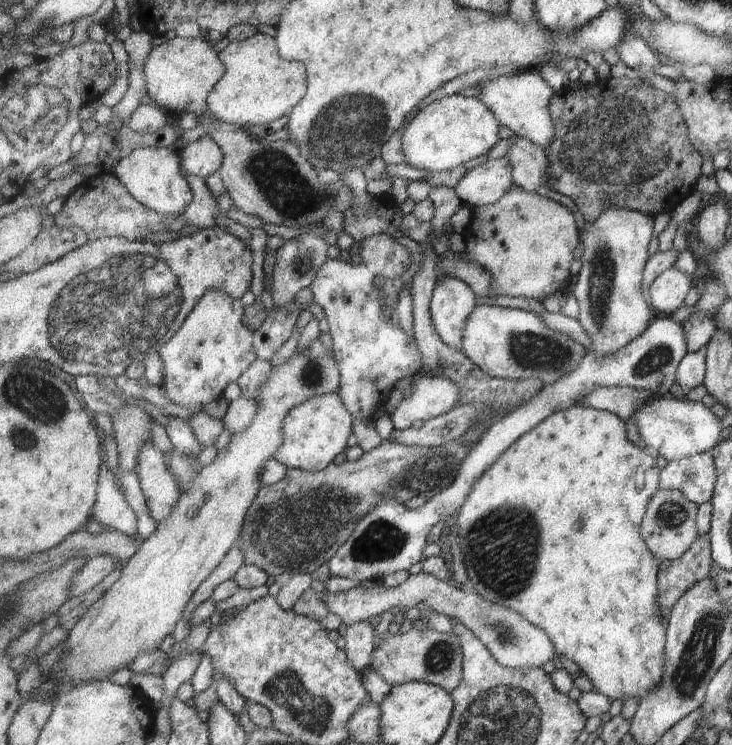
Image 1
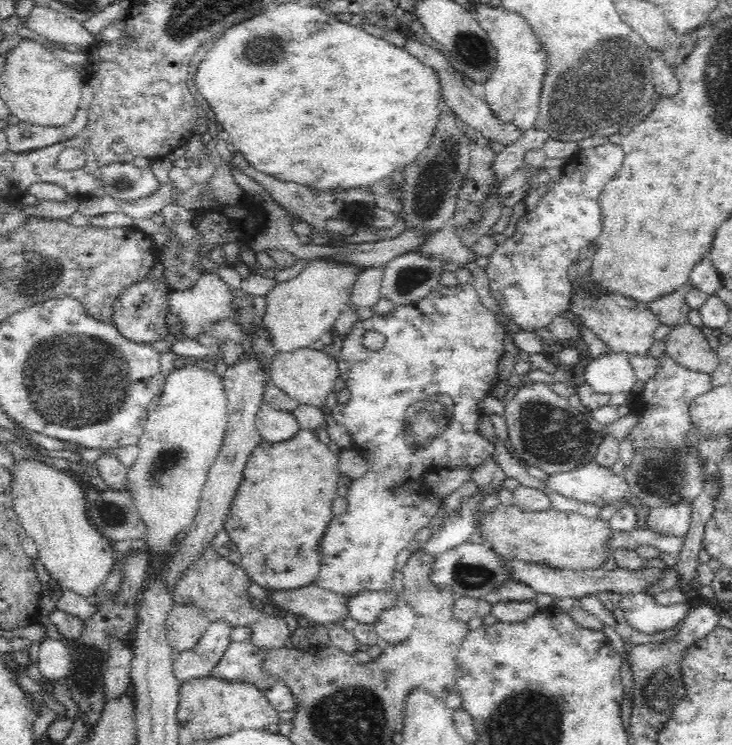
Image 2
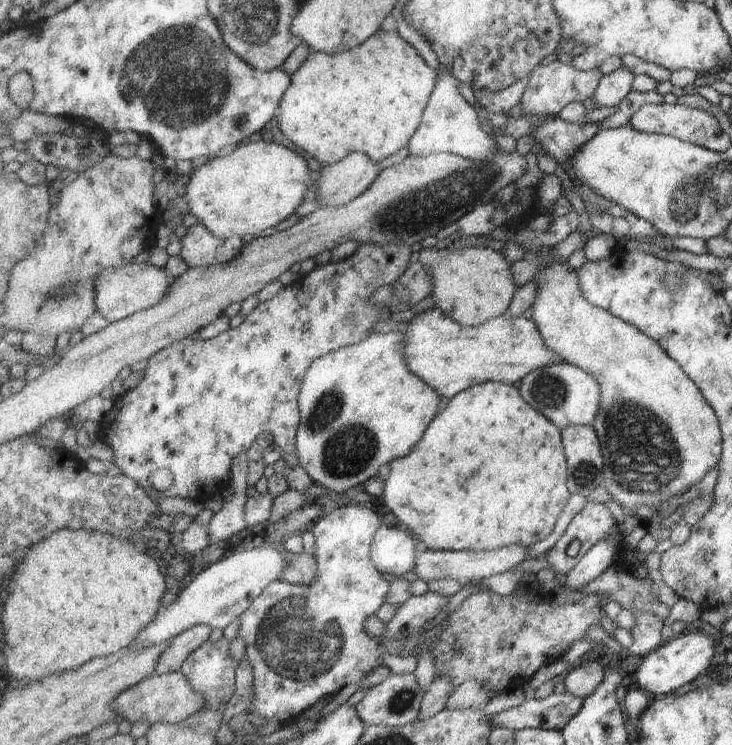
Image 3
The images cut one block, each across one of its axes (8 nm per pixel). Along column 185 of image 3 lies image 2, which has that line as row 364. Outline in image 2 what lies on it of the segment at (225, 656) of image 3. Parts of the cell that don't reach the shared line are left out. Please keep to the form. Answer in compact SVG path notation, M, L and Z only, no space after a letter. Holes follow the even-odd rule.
M668 353L659 356L661 367L655 377L642 382L634 392L636 410L641 414L638 422L630 429L629 438L633 447L642 446L676 446L690 432L691 403L706 392L712 390L711 375L688 370L676 365Z

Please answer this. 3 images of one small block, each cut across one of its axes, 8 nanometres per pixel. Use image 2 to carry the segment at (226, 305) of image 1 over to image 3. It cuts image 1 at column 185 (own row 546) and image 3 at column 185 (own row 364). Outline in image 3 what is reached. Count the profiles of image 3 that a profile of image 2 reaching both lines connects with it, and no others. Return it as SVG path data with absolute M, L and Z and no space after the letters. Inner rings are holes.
M359 245L350 257L313 268L299 284L283 286L272 299L259 303L241 326L229 328L212 339L187 337L158 352L147 360L148 367L139 385L116 399L114 407L101 418L101 440L112 449L114 464L122 474L136 480L153 500L180 496L200 502L219 497L231 483L233 458L247 452L261 433L271 433L271 442L282 448L286 470L298 467L298 398L309 368L325 355L364 341L375 323L386 319L387 308L369 304L369 296L379 286L394 286L396 280L403 278L411 266L409 260L409 245ZM161 468L172 474L173 484L160 492L151 486L149 478L151 472Z

